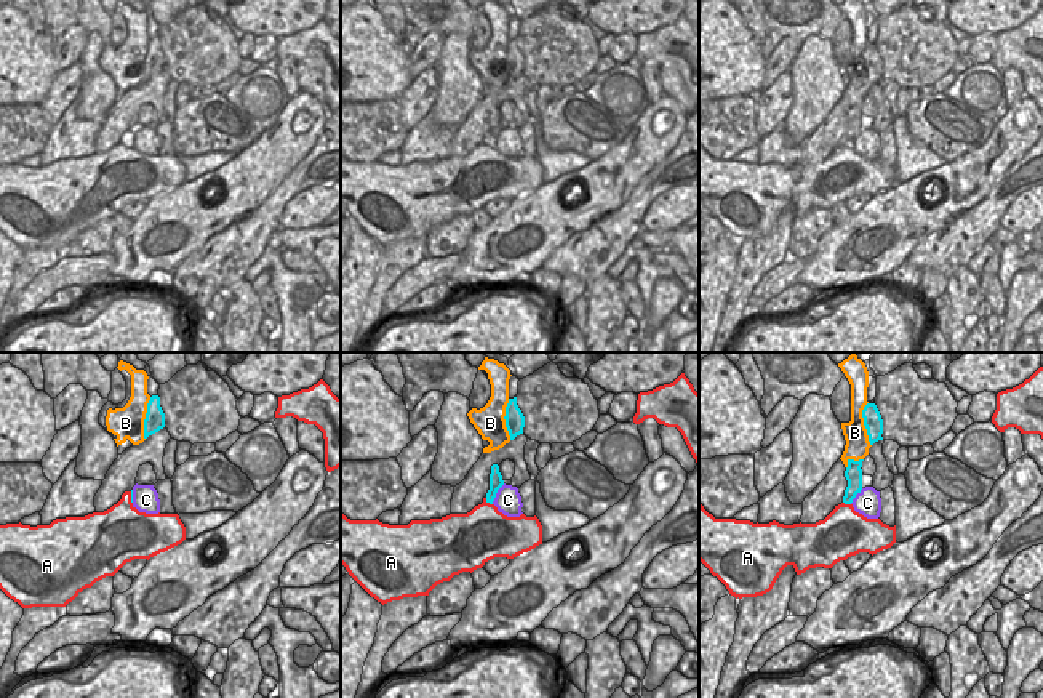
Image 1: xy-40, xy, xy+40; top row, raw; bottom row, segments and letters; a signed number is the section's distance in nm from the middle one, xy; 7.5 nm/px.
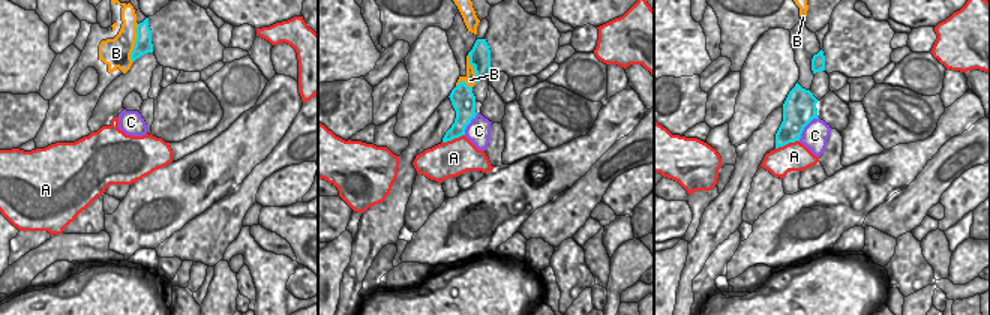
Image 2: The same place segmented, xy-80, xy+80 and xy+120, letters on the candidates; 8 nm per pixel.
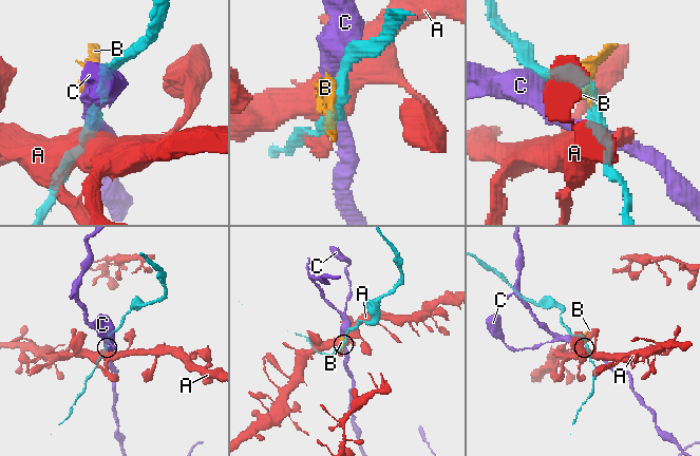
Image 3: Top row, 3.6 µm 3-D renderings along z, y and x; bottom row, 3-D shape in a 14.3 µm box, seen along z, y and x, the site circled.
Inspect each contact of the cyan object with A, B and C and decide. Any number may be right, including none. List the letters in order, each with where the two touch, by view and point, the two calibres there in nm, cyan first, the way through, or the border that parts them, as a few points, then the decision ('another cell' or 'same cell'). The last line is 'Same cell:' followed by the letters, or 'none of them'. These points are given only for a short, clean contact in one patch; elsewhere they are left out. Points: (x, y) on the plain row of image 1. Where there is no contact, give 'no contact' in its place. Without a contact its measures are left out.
A: xy (488, 143) | 100/400 nm | another cell
B: xy+40 (864, 66) | 140/170 nm | another cell
C: xy (496, 133) | 100/200 nm | along xy (504, 125), (491, 144) | another cell
Same cell: none of them

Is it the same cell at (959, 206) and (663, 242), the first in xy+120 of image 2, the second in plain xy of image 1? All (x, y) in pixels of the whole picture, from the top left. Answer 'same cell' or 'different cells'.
different cells

